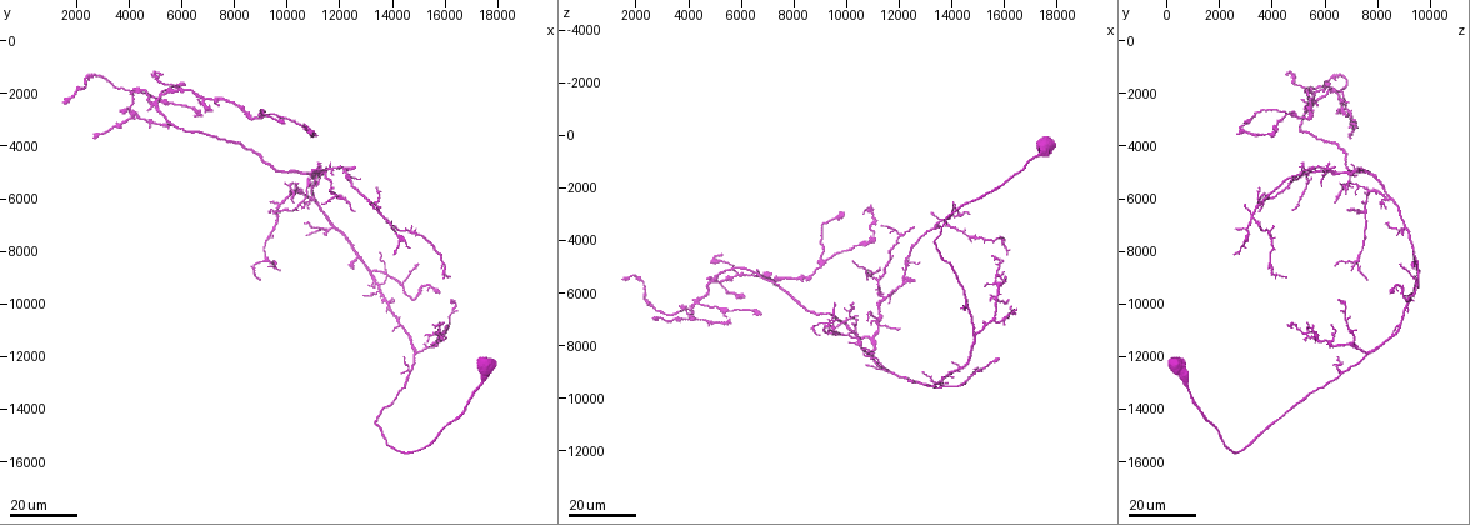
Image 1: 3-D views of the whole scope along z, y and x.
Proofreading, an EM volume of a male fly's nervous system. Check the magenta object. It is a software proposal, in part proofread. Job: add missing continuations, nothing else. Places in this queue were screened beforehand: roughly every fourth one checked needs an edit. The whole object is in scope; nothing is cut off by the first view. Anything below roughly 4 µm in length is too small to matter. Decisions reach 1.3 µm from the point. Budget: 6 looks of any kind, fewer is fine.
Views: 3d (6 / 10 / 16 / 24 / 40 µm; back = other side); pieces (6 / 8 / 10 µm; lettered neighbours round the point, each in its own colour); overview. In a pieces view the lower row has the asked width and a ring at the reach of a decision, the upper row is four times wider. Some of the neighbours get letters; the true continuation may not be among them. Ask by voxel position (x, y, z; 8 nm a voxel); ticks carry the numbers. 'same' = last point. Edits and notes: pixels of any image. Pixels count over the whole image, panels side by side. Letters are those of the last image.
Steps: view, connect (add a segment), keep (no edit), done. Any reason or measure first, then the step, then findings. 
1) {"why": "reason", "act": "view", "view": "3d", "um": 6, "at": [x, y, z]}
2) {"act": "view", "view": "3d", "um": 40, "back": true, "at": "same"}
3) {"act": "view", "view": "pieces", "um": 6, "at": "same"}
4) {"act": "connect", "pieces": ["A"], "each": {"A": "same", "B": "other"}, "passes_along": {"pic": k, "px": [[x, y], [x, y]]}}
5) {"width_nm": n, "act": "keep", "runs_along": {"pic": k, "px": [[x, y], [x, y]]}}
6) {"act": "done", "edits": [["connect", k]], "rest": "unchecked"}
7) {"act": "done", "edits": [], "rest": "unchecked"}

{"act": "view", "view": "3d", "um": 16, "at": [2700, 3700, 7000]}

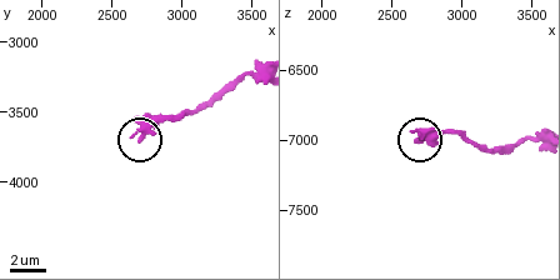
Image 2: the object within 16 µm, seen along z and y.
{"act": "view", "view": "pieces", "um": 6, "at": [2660, 3680, 6940]}

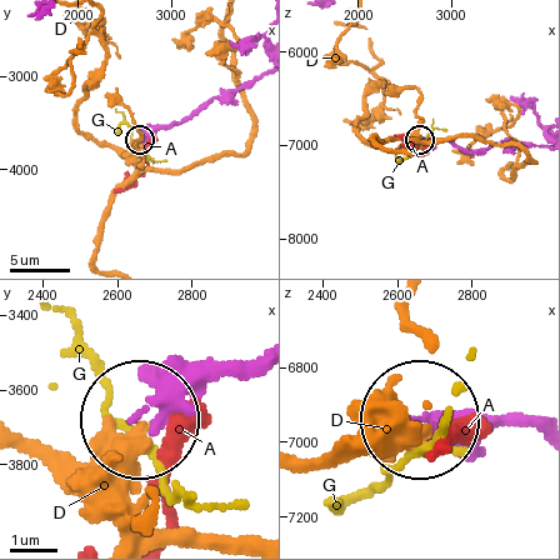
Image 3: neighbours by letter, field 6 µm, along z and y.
{"width_nm": 250, "act": "keep", "each": {"A": "other", "D": "other", "G": "other"}, "runs_along": {"pic": 3, "px": [[255, 365], [184, 381], [140, 420]]}, "found": "no lettered segment goes on from it"}

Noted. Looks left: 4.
{"act": "view", "view": "3d", "um": 16, "at": [7100, 2700, 5300]}

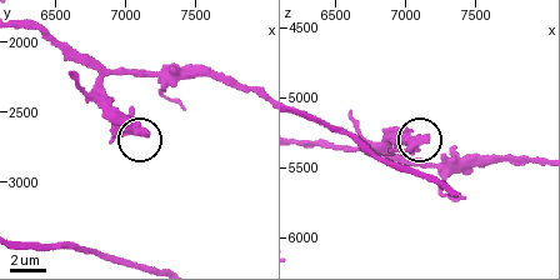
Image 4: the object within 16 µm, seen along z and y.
{"why": "what lies round it", "act": "view", "view": "pieces", "um": 6, "at": [7140, 2640, 5280]}

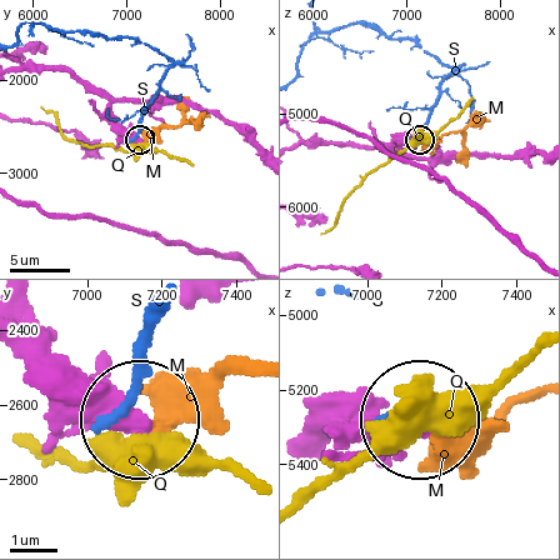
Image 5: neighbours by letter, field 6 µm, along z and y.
{"act": "keep", "each": {"M": "other", "Q": "other", "S": "other"}, "runs_along": {"pic": 5, "px": [[20, 311], [131, 415]]}, "found": "none of them fits"}

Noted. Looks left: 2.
{"why": "thin end", "act": "view", "view": "3d", "um": 24, "at": [16400, 10300, 6600]}

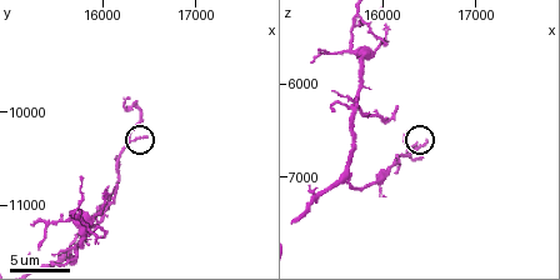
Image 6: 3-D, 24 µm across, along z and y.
{"act": "view", "view": "pieces", "um": 6, "at": [16500, 10250, 6600]}

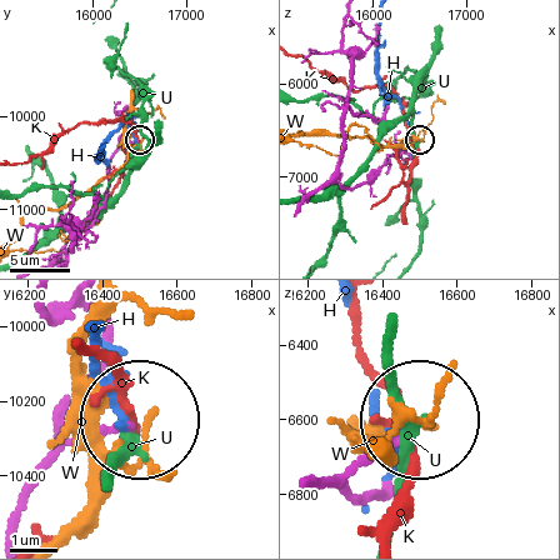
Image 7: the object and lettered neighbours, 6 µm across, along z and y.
{"act": "keep", "each": {"H": "other", "K": "other", "U": "other", "W": "other"}, "runs_along": {"pic": 7, "px": [[23, 505], [58, 456], [126, 425]]}, "found": "no lettered segment goes on from it"}

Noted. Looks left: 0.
{"act": "done", "edits": [], "rest": "unchecked"}

